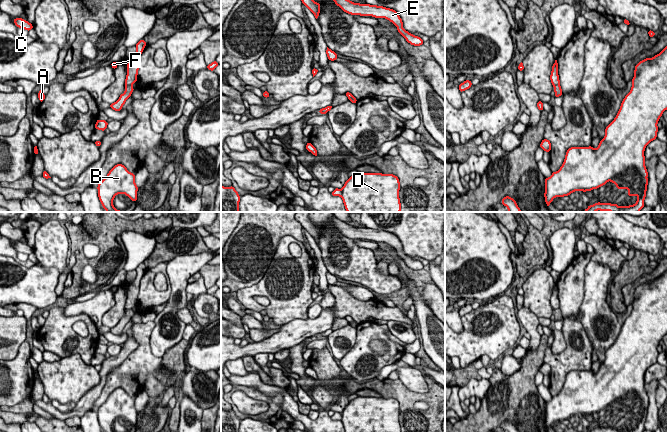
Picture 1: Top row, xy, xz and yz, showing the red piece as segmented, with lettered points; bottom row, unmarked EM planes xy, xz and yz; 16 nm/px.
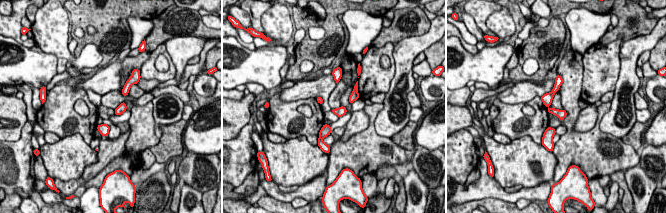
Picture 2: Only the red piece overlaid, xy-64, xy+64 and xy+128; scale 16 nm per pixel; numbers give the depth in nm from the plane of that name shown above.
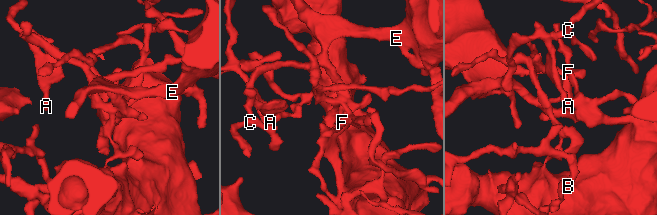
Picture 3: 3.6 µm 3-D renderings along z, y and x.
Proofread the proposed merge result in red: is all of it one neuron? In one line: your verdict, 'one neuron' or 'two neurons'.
two neurons

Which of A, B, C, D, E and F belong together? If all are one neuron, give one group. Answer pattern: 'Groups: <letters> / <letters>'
Groups: A C E / B D F

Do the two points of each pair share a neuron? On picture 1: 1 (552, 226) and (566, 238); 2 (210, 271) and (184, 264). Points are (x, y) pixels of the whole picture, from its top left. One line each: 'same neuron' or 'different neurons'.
1: different neurons
2: different neurons

